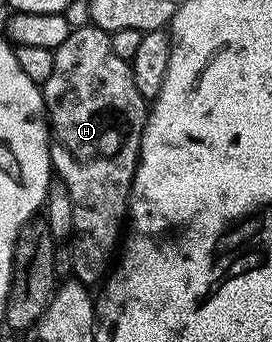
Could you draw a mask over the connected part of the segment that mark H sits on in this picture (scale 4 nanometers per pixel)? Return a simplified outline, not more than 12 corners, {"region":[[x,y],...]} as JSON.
{"region":[[100,27],[41,84],[72,276],[108,278],[149,103]]}

